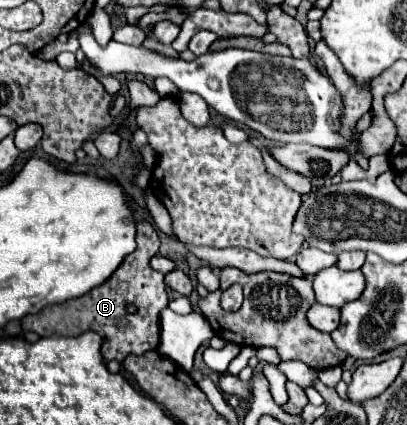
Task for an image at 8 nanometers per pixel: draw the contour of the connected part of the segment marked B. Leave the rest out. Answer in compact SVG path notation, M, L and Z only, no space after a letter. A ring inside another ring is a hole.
M150 221L138 223L136 233L136 251L130 253L122 265L114 271L114 275L94 287L90 293L78 299L70 299L58 305L48 305L36 315L28 315L22 319L24 331L34 331L40 337L50 335L82 335L86 331L96 331L102 339L102 355L104 361L124 361L128 355L144 355L146 351L158 347L160 341L160 311L168 307L168 293L164 285L164 275L150 267L150 259L158 253L160 239ZM134 303L138 313L128 315L126 305Z

